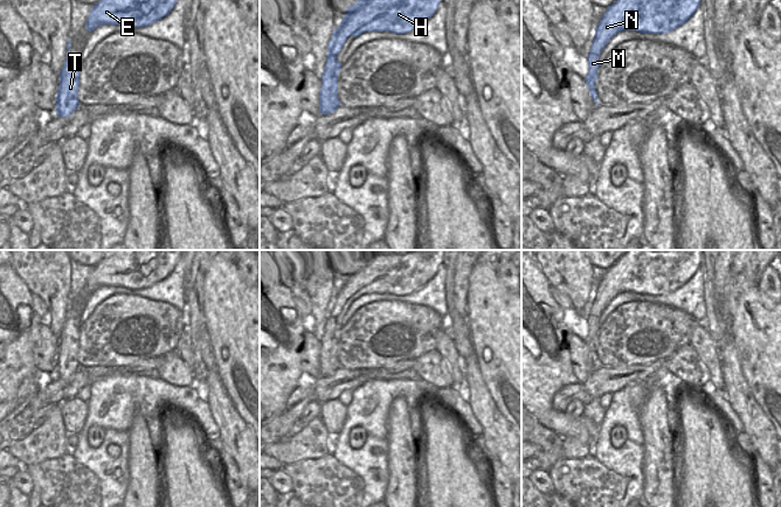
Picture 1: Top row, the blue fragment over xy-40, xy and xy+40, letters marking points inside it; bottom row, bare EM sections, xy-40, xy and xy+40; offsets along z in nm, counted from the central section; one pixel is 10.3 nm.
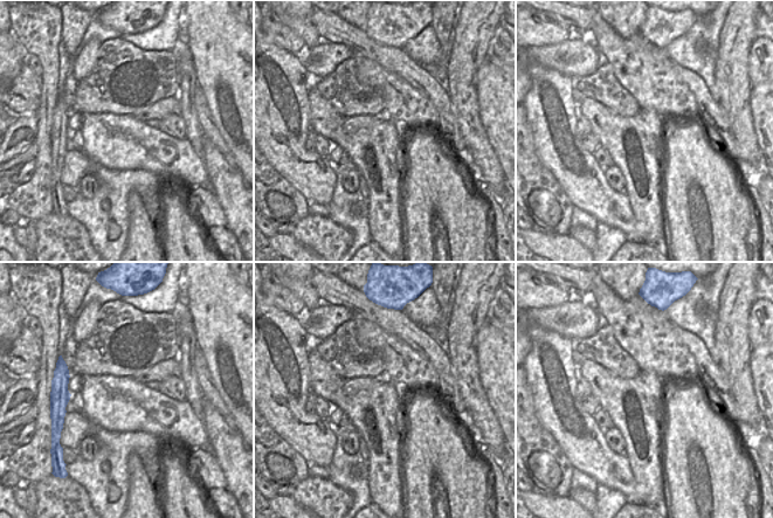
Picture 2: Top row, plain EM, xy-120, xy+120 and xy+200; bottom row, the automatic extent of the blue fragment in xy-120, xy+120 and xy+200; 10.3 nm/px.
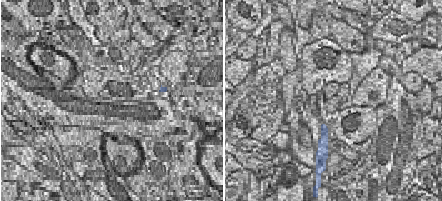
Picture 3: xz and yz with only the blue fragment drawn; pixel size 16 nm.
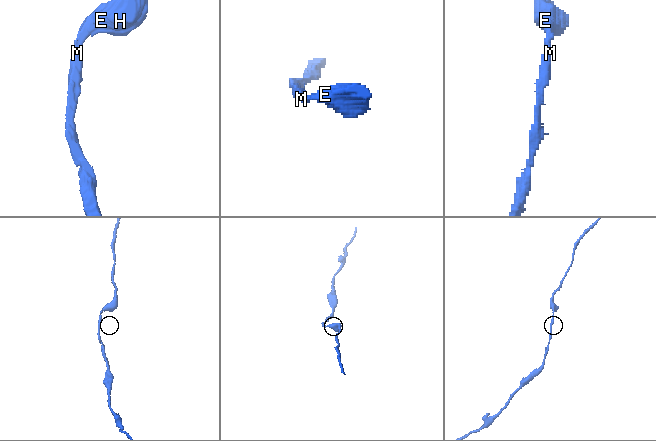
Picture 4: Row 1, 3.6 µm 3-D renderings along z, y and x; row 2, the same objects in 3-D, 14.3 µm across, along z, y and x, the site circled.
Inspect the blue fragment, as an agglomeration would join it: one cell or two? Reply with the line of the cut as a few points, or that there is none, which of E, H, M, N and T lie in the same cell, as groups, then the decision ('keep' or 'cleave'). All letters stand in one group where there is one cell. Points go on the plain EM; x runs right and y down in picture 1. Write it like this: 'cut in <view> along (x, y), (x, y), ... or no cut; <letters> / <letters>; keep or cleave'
no cut; E H M N T; keep

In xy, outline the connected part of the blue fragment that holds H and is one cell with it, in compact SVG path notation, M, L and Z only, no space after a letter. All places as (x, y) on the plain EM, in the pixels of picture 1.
M371 250L348 268L327 305L326 327L320 340L320 376L330 376L340 368L338 335L341 325L337 317L351 297L358 299L366 293L406 296L430 280L442 262L443 250Z

